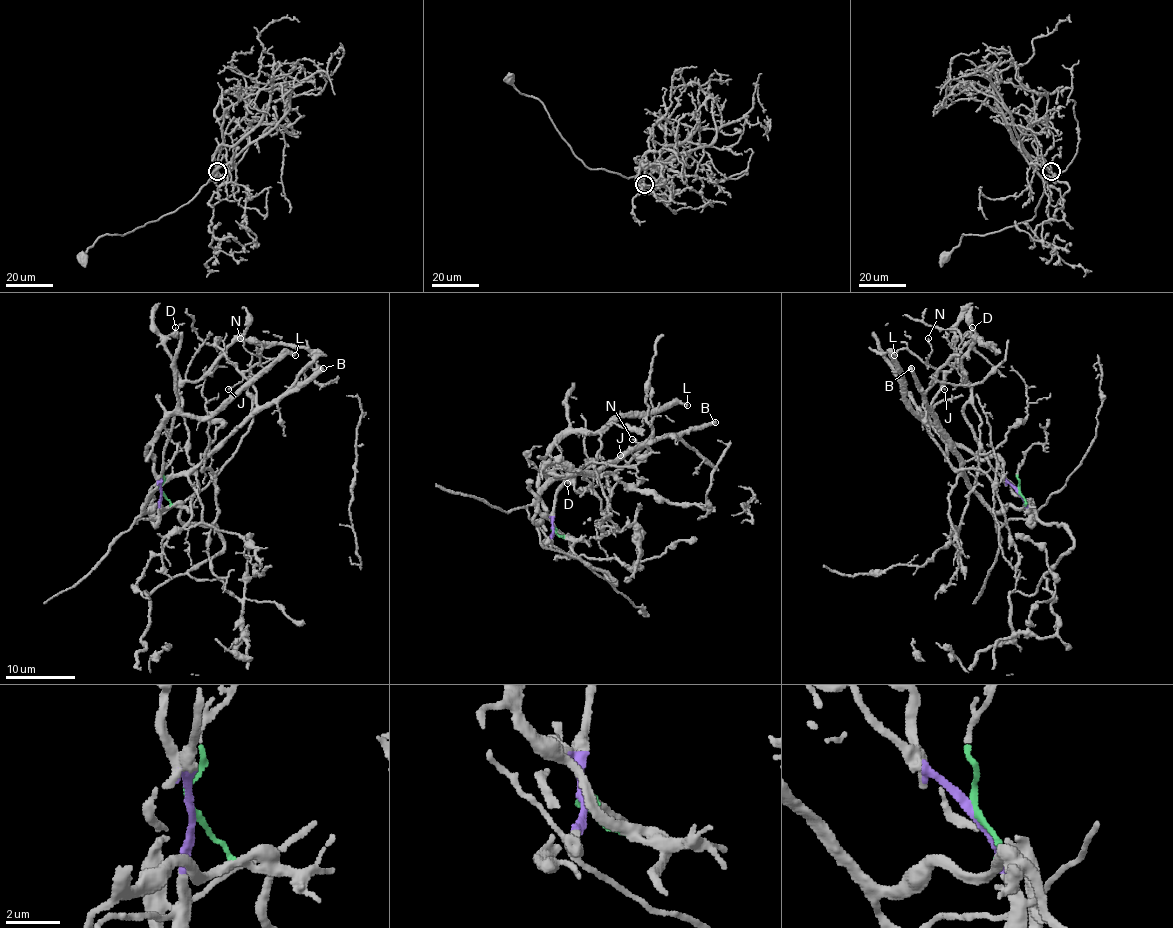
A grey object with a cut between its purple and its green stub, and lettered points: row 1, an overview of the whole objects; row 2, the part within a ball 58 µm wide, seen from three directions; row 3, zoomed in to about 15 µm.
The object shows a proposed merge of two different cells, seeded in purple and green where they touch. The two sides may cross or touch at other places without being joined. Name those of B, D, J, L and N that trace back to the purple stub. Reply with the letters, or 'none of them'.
D, L

